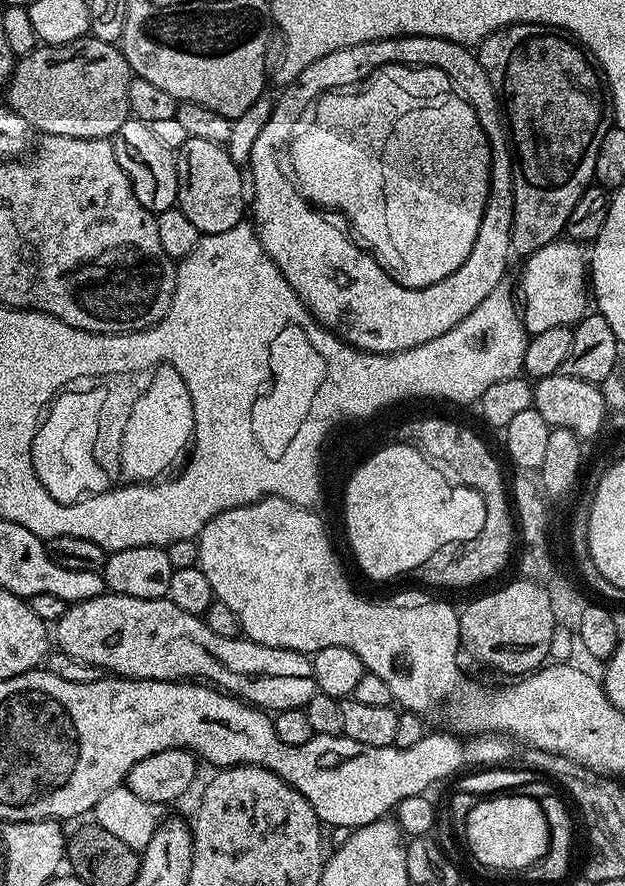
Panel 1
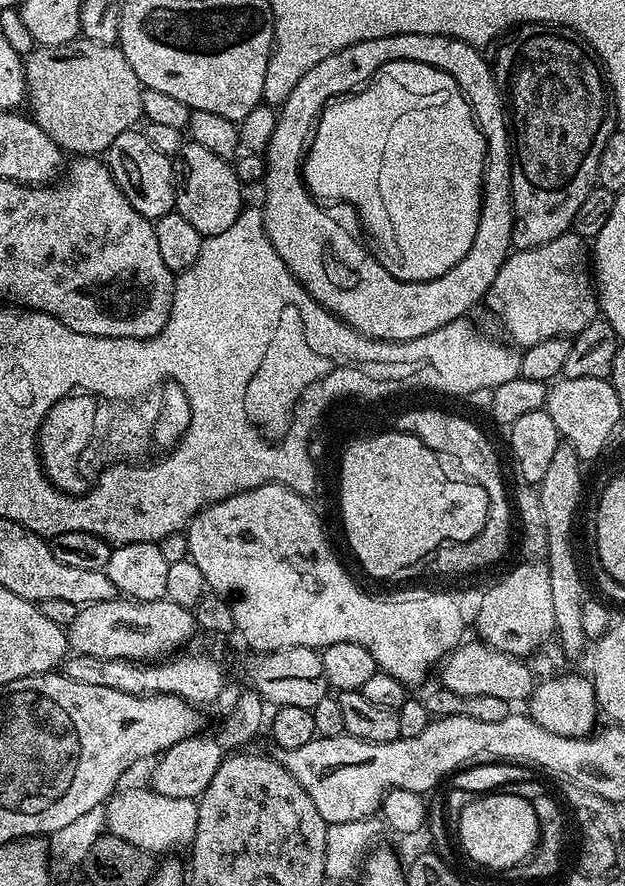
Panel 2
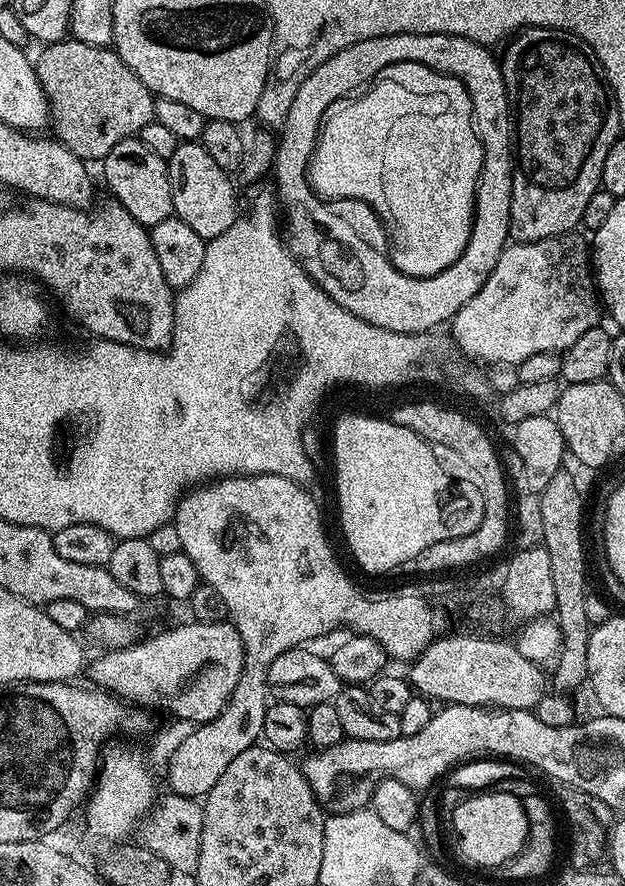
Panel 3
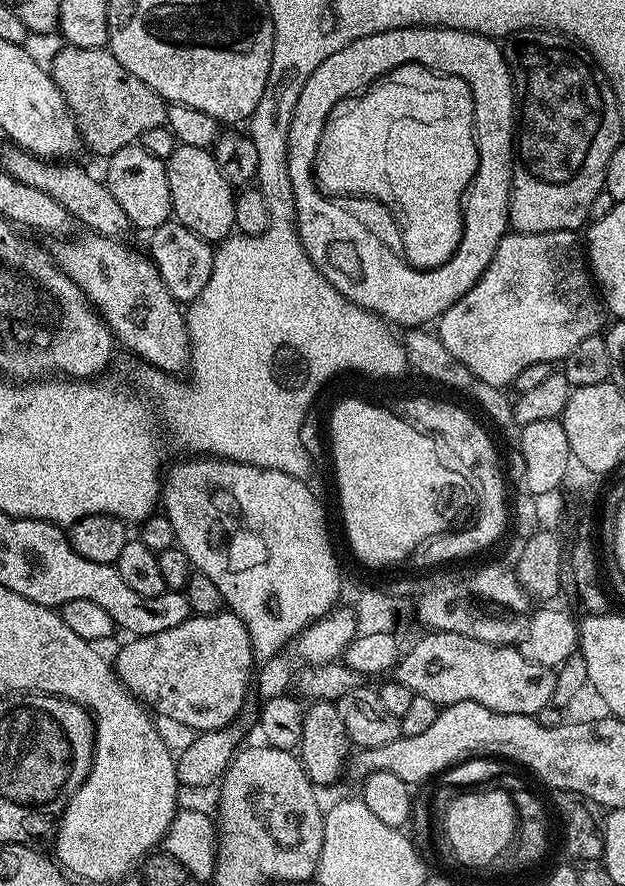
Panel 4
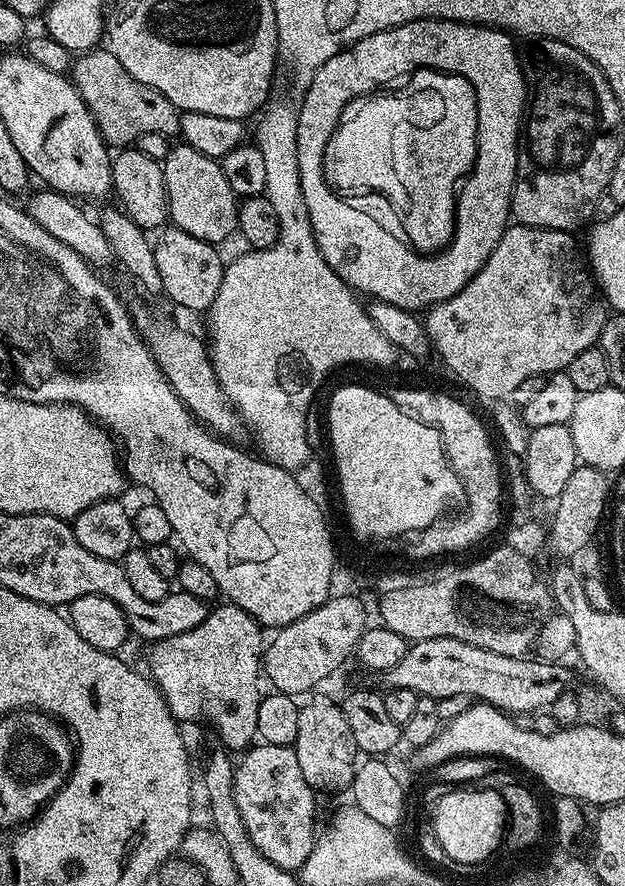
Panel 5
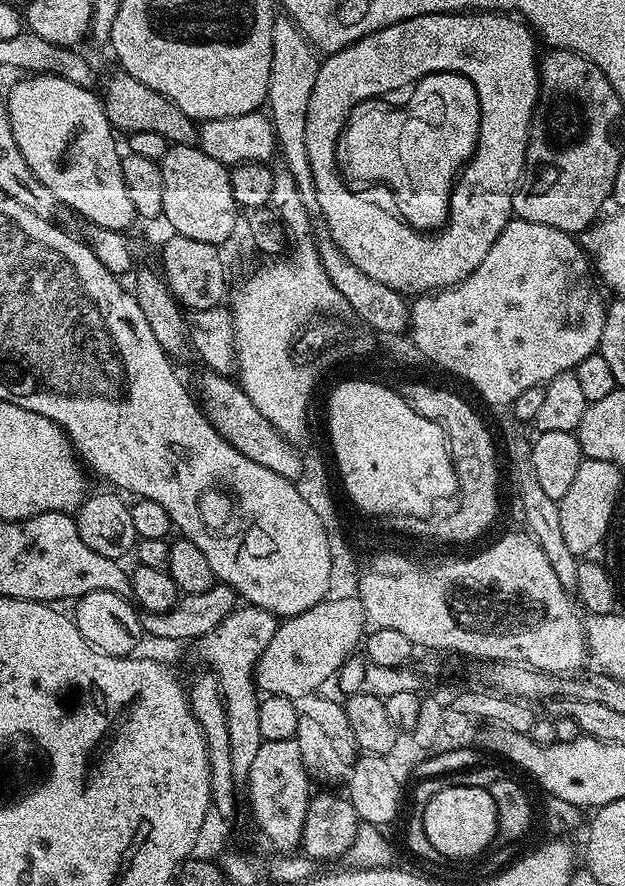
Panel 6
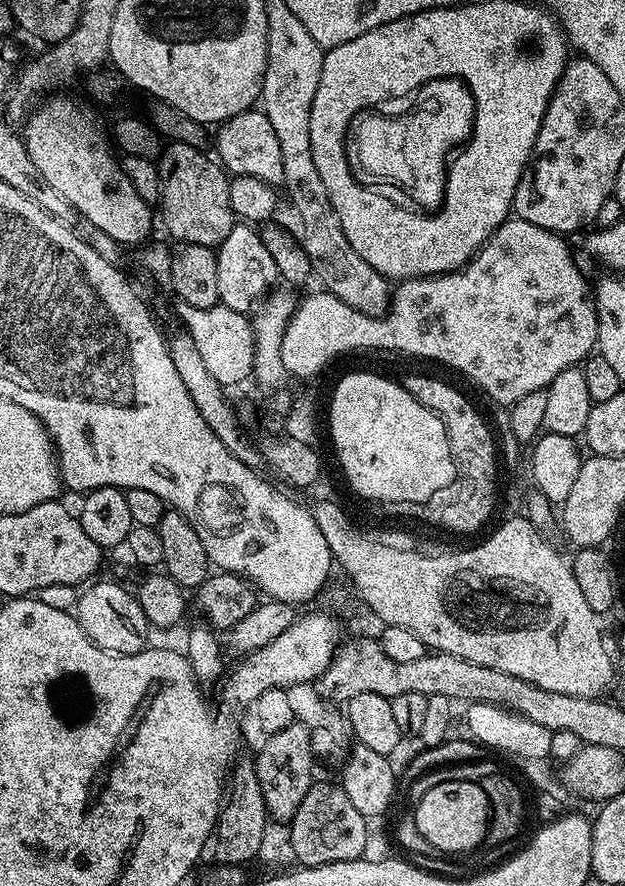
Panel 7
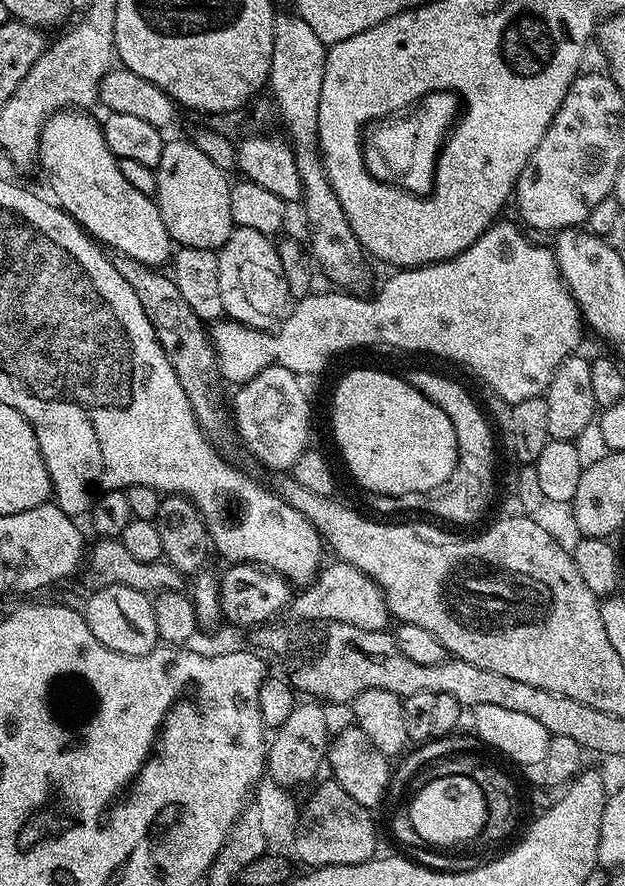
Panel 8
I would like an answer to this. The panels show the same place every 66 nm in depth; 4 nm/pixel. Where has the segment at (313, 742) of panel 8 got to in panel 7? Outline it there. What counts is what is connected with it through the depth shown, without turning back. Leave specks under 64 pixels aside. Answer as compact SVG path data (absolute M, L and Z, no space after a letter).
M293 722L286 730L278 730L263 741L260 753L255 753L258 782L262 782L262 798L266 798L271 819L276 822L291 821L299 804L314 783L311 731L301 722Z

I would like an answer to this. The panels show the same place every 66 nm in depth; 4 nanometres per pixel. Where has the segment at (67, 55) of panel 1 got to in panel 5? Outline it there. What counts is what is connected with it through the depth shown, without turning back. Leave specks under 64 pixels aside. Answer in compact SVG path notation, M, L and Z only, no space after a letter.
M93 50L77 55L70 69L70 79L78 94L86 102L90 114L100 131L100 137L109 146L135 145L142 134L162 134L179 137L180 109L175 108L158 90L138 82L111 50Z

